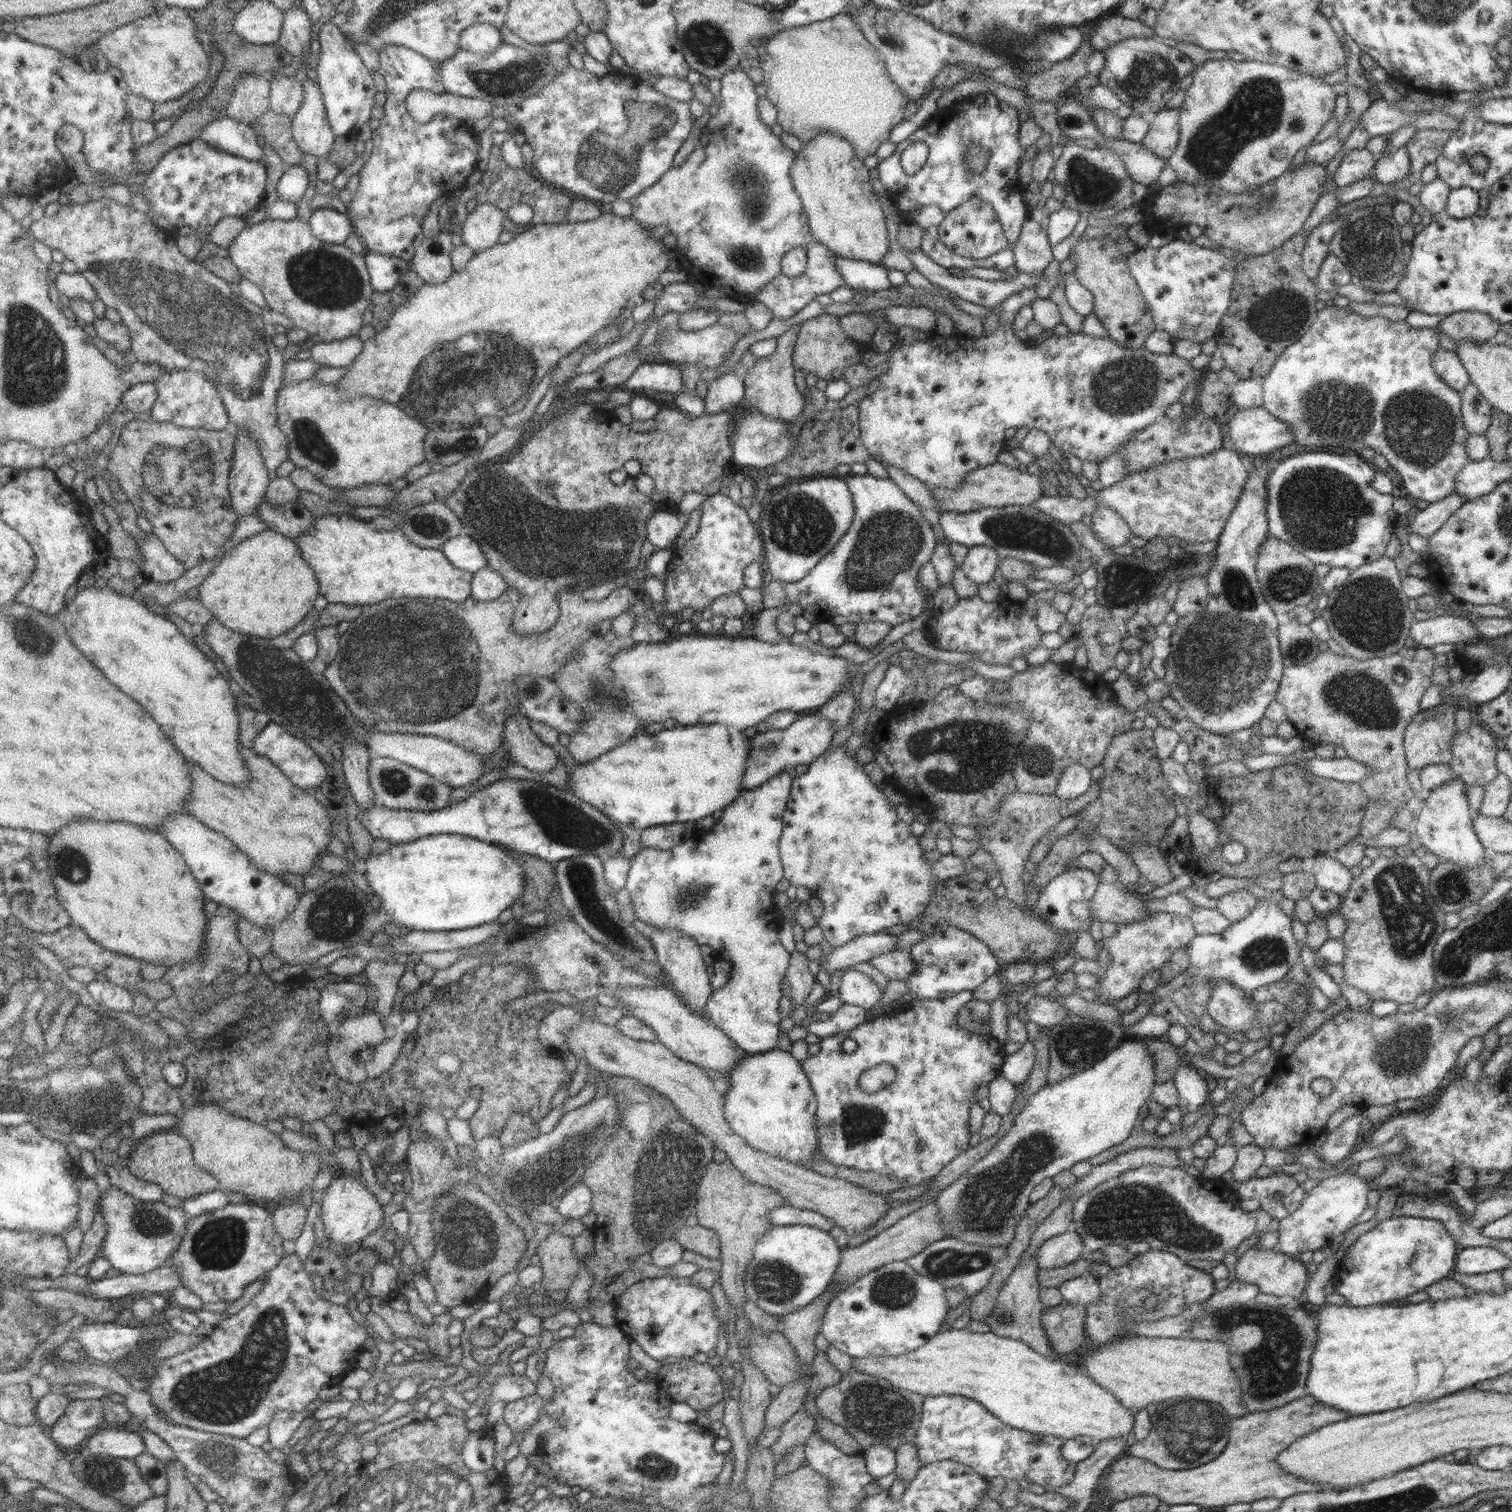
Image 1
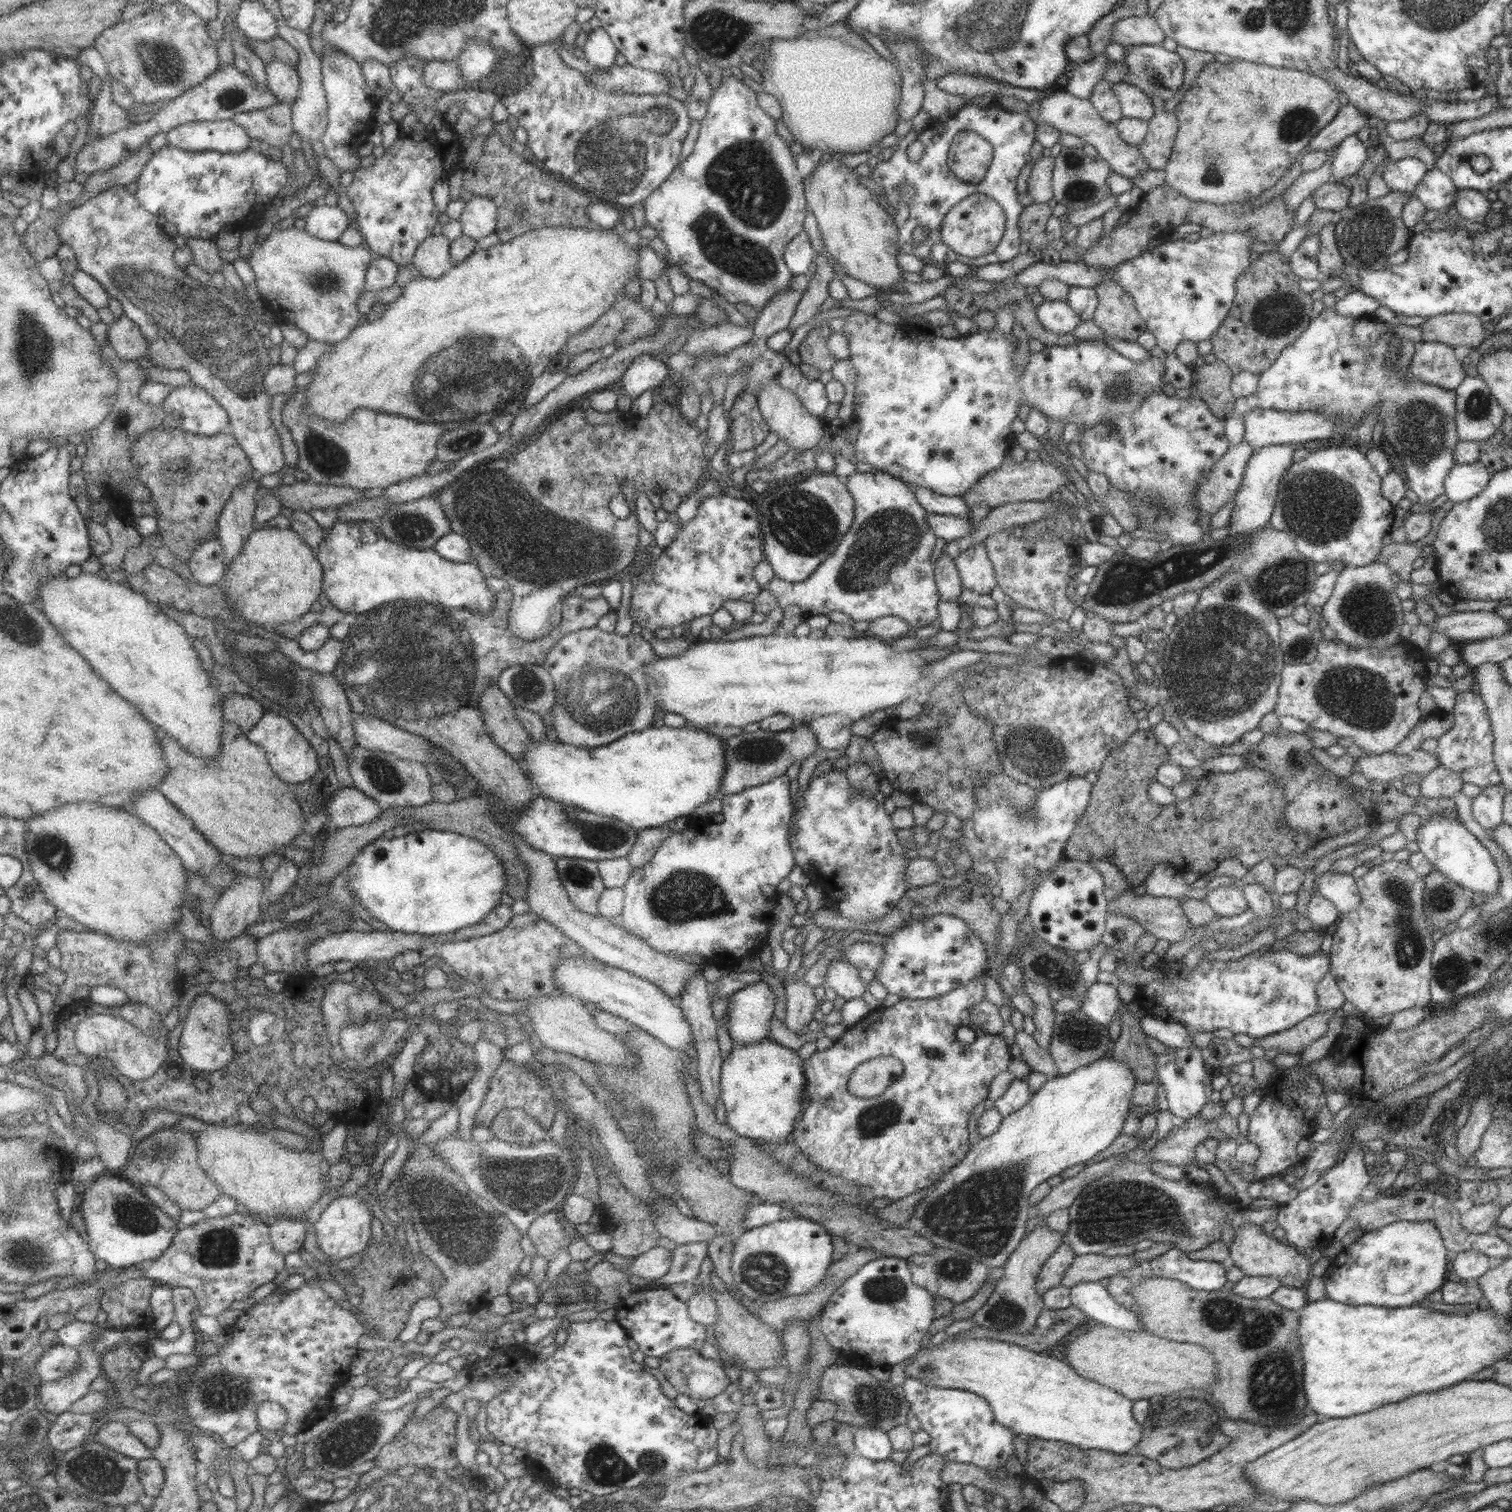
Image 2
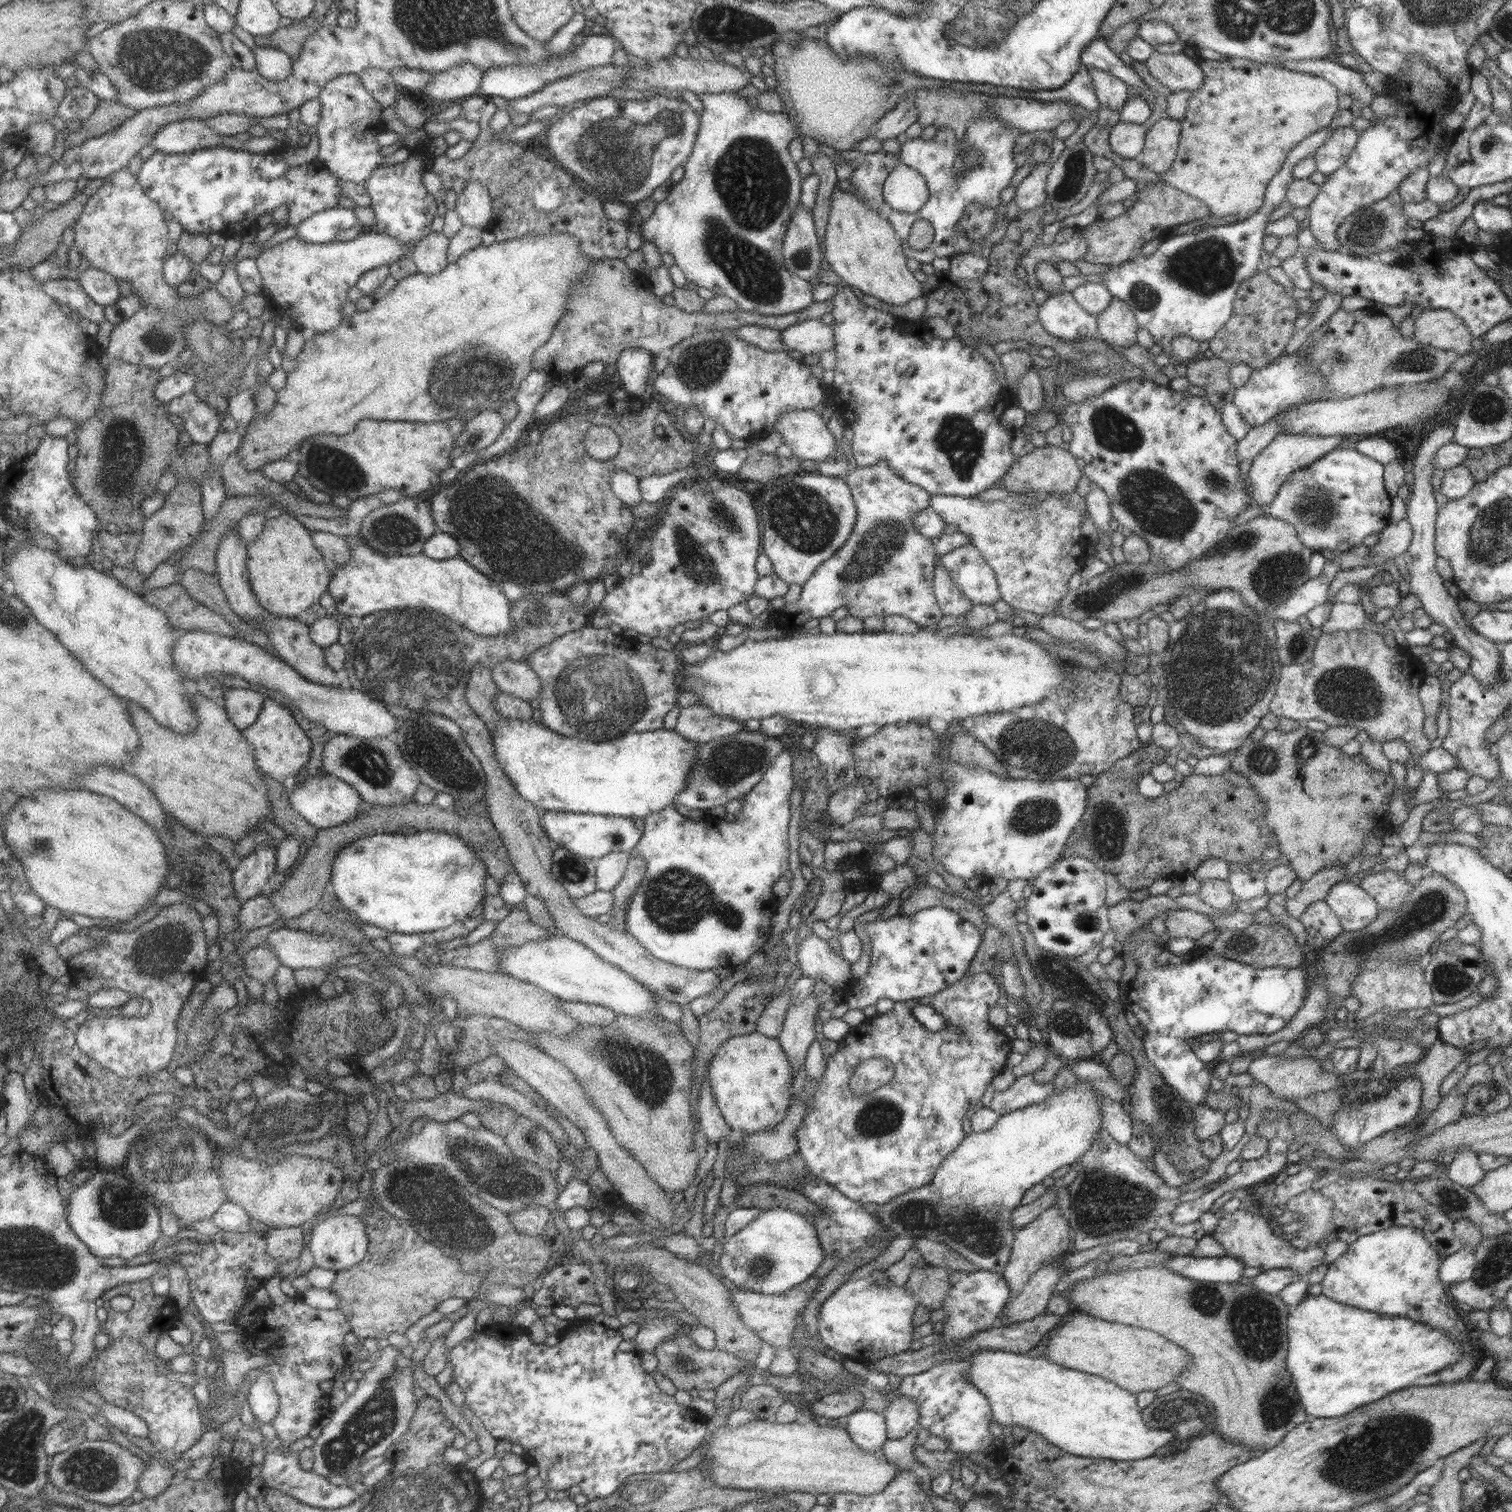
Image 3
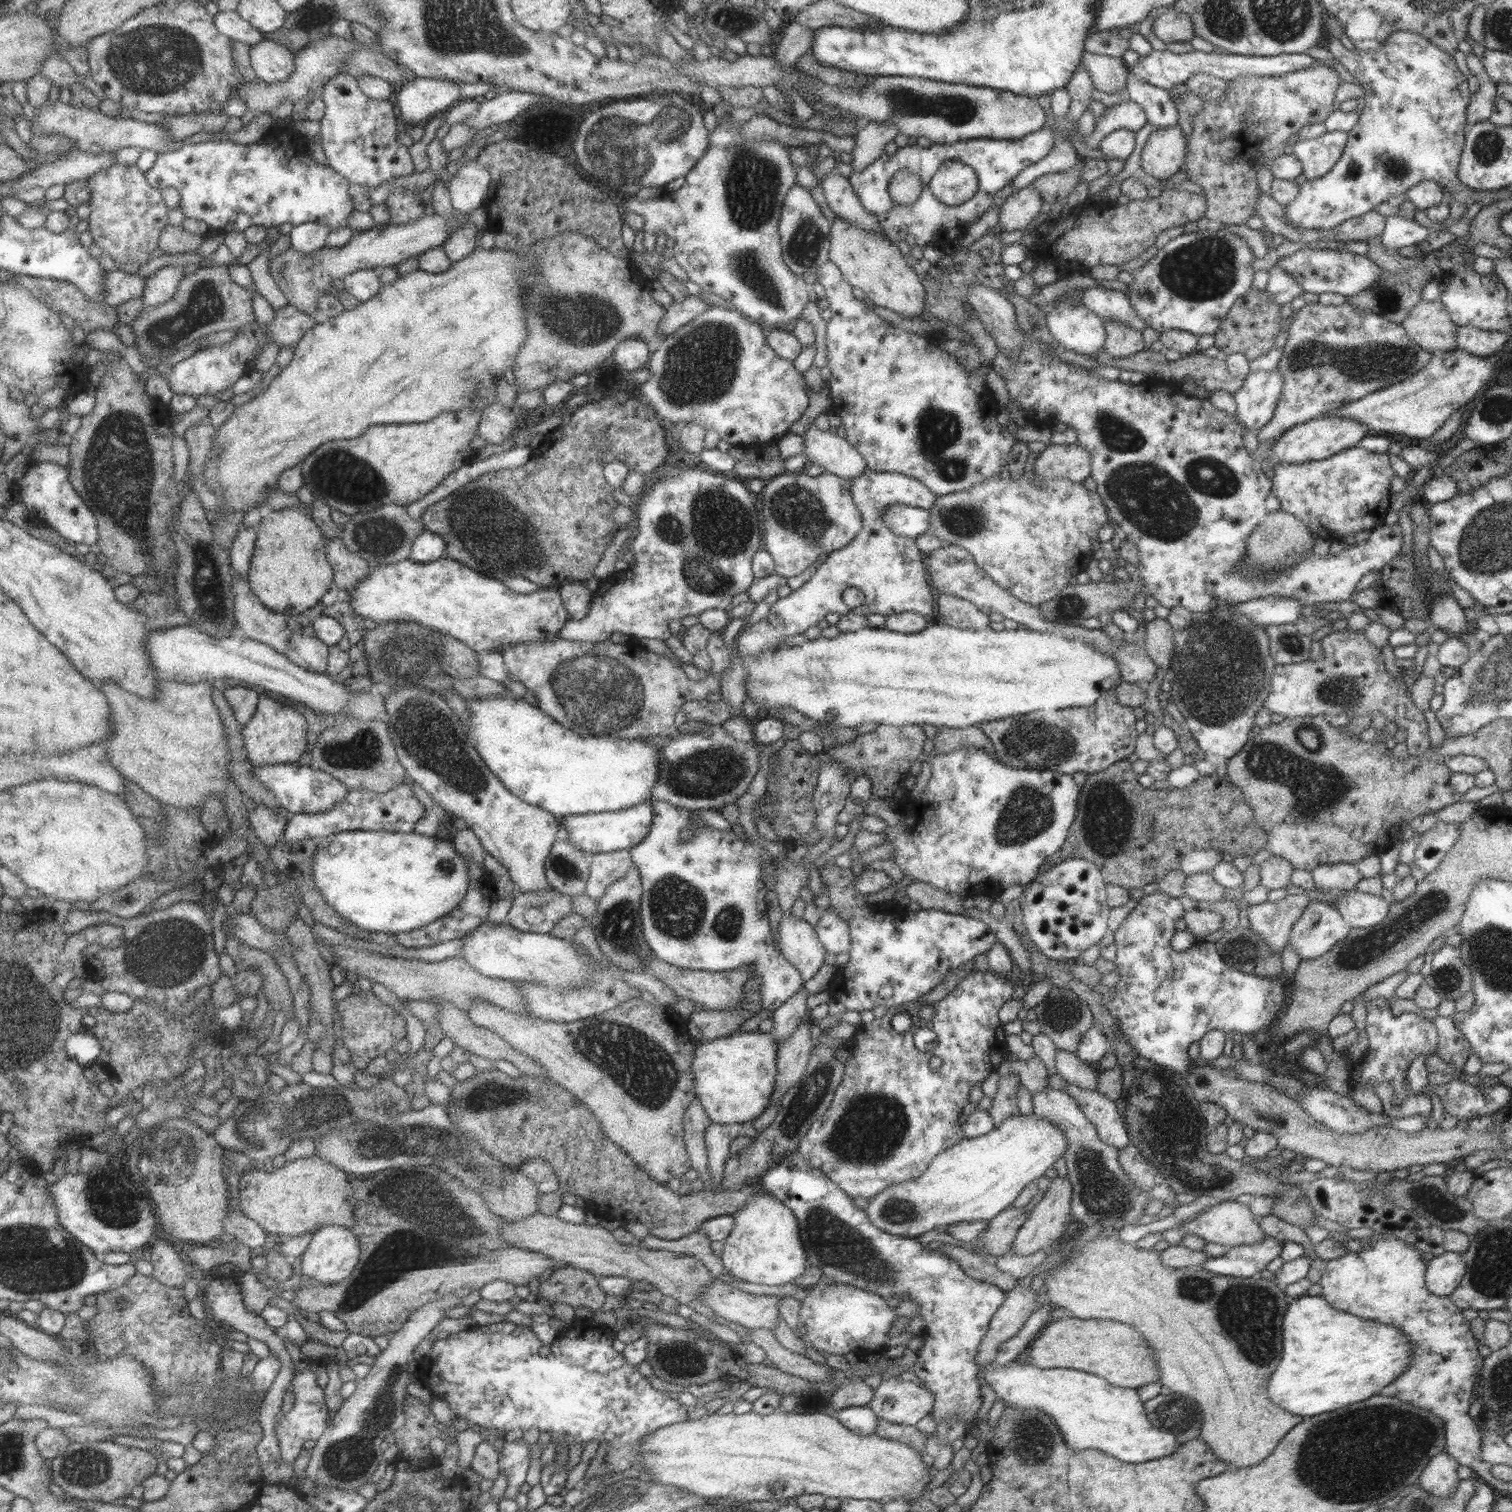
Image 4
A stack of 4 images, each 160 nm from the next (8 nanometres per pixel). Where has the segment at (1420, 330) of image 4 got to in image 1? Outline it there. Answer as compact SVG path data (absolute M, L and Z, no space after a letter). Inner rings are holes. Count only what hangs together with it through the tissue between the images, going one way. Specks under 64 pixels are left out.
M1461 311L1448 314L1437 326L1455 342L1469 339L1485 343L1499 330L1499 324L1483 312Z

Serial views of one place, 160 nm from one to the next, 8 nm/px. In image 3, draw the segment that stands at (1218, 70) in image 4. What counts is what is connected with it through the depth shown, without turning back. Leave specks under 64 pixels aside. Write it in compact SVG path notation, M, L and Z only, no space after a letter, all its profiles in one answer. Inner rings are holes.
M1333 58L1296 60L1296 62L1291 62L1291 68L1297 72L1324 78L1340 93L1348 94L1352 100L1357 100L1361 106L1369 106L1376 96L1375 91L1365 83L1359 70L1345 68Z

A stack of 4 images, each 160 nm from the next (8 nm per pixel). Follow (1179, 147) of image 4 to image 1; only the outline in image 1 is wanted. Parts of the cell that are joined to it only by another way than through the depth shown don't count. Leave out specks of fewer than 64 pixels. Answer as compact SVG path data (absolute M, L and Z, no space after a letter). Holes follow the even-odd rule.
M1163 108L1152 114L1149 130L1141 144L1159 158L1167 160L1178 143L1178 109Z

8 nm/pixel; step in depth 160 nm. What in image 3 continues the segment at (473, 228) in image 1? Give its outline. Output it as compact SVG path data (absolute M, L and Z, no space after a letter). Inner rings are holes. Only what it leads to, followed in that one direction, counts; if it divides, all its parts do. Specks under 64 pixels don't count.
M467 181L463 191L456 195L454 209L465 226L487 230L491 224L494 210L491 197L485 187L477 181Z

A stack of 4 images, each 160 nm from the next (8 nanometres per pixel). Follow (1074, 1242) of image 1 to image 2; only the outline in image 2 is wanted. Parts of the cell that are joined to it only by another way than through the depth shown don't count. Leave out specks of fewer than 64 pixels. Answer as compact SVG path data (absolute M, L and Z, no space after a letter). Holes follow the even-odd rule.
M1064 1241L1045 1259L1036 1278L1037 1294L1040 1297L1045 1289L1059 1285L1064 1270L1072 1263L1075 1255L1069 1243Z

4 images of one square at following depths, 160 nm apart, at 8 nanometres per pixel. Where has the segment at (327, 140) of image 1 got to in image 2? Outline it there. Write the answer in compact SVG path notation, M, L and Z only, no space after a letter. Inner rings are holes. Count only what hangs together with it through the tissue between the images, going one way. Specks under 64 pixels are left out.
M282 16L278 17L278 21L280 22L279 37L293 45L300 54L300 60L297 62L297 67L300 79L302 80L302 87L299 96L296 97L296 101L292 106L294 130L303 140L309 140L309 142L321 141L327 132L330 121L330 106L328 103L328 96L326 95L326 88L324 87L322 59L311 50L311 38L309 38L307 33L291 28Z

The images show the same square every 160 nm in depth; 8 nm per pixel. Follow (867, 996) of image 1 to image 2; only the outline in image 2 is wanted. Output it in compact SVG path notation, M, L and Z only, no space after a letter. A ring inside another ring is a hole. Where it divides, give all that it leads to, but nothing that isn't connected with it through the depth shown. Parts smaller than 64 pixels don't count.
M832 958L828 964L823 987L833 989L837 996L847 1001L860 998L867 986L859 977L858 968L849 964L845 958Z

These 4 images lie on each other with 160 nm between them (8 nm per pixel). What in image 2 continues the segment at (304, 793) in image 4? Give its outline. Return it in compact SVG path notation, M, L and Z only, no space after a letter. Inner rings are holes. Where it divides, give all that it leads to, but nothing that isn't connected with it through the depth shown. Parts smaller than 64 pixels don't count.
M342 787L327 801L327 816L338 829L369 824L383 809L355 787Z

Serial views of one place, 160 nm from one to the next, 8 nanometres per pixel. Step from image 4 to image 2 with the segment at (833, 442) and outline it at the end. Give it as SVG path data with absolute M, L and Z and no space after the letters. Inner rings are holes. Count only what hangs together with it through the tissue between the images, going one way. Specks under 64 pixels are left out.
M775 380L767 382L759 390L759 398L756 398L757 407L768 430L774 432L778 438L783 438L791 450L807 450L813 448L821 436L824 436L824 422L821 418L811 416L805 411L803 404L797 400L793 392L781 388Z

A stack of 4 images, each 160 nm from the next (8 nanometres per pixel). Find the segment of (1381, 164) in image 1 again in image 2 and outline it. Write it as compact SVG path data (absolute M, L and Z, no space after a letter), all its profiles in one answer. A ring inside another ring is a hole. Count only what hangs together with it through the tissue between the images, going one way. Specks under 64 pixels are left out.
M1407 156L1397 161L1387 160L1382 170L1385 185L1391 190L1408 192L1413 196L1415 186L1425 176L1425 164L1416 157Z

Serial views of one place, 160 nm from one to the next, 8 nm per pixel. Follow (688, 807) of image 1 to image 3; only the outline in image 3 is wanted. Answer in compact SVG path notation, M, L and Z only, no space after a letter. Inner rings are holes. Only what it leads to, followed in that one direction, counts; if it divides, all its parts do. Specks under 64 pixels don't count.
M501 716L496 725L491 730L494 753L501 767L501 770L509 777L509 782L515 787L519 796L523 800L529 801L536 808L547 809L550 811L578 812L581 814L603 815L603 816L621 816L623 818L645 818L654 812L659 812L668 806L672 806L676 796L686 787L688 776L692 769L692 760L696 760L696 742L687 740L681 734L676 733L673 729L657 729L652 731L639 732L635 729L621 736L621 738L613 739L607 742L591 742L585 740L577 740L568 736L561 736L556 732L551 732L546 726L529 720L517 720L516 718L507 718Z

